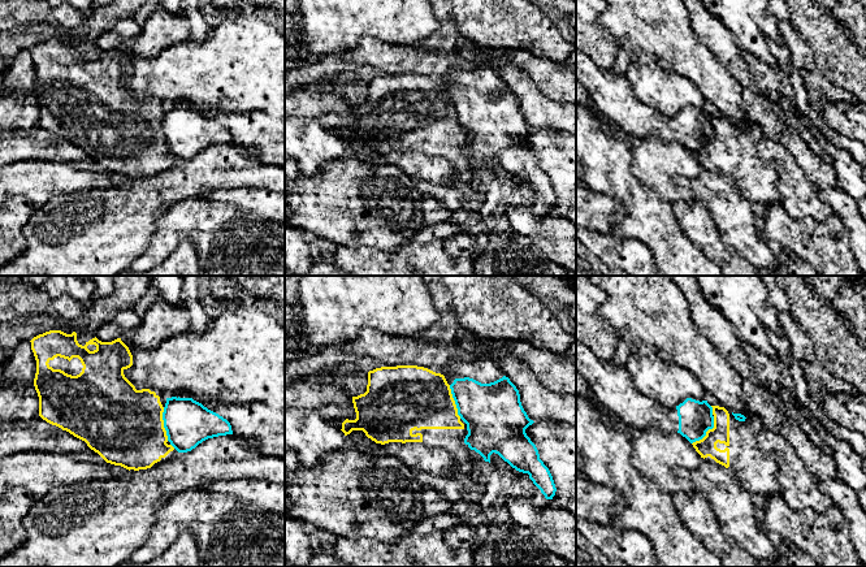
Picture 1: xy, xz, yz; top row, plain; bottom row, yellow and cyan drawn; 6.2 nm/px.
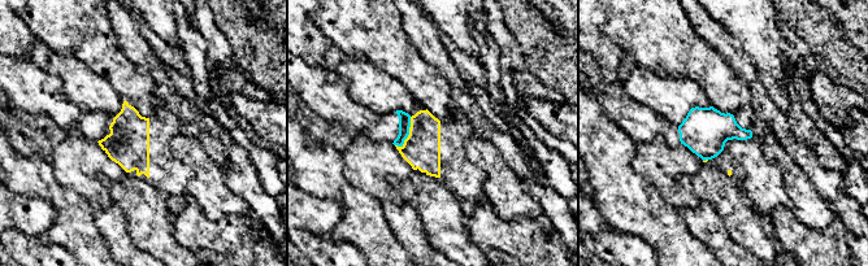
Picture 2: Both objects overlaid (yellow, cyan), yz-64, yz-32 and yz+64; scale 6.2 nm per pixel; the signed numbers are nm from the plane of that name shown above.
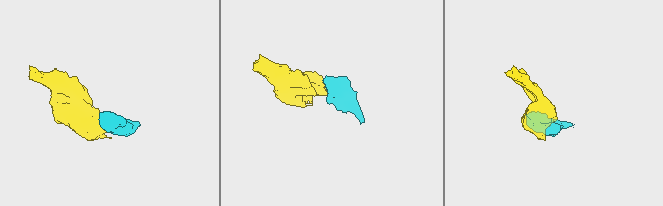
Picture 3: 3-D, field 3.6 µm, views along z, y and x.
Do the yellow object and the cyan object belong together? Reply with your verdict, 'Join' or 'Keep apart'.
Keep apart

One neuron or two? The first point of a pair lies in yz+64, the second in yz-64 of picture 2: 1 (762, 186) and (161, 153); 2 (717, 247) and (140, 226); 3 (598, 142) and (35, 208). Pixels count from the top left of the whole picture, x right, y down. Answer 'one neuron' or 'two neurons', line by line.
1: one neuron
2: two neurons
3: two neurons

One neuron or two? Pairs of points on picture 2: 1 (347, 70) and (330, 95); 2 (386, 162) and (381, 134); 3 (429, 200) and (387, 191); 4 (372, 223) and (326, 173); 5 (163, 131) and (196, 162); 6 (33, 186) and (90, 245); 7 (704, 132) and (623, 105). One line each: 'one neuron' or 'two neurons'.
1: two neurons
2: two neurons
3: two neurons
4: one neuron
5: two neurons
6: one neuron
7: one neuron

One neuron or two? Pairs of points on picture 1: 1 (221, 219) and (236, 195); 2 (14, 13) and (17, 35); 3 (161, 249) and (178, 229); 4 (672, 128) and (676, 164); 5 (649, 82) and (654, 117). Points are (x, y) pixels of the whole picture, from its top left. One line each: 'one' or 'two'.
1: two
2: two
3: one
4: two
5: two

